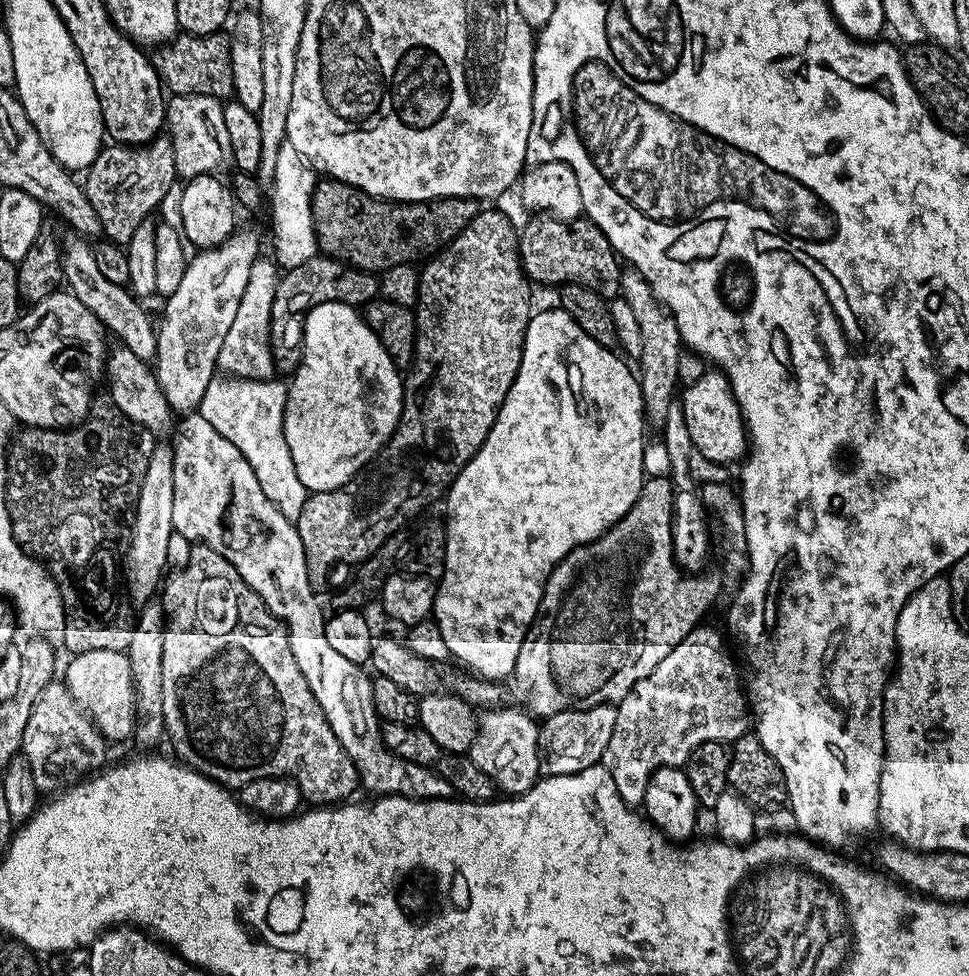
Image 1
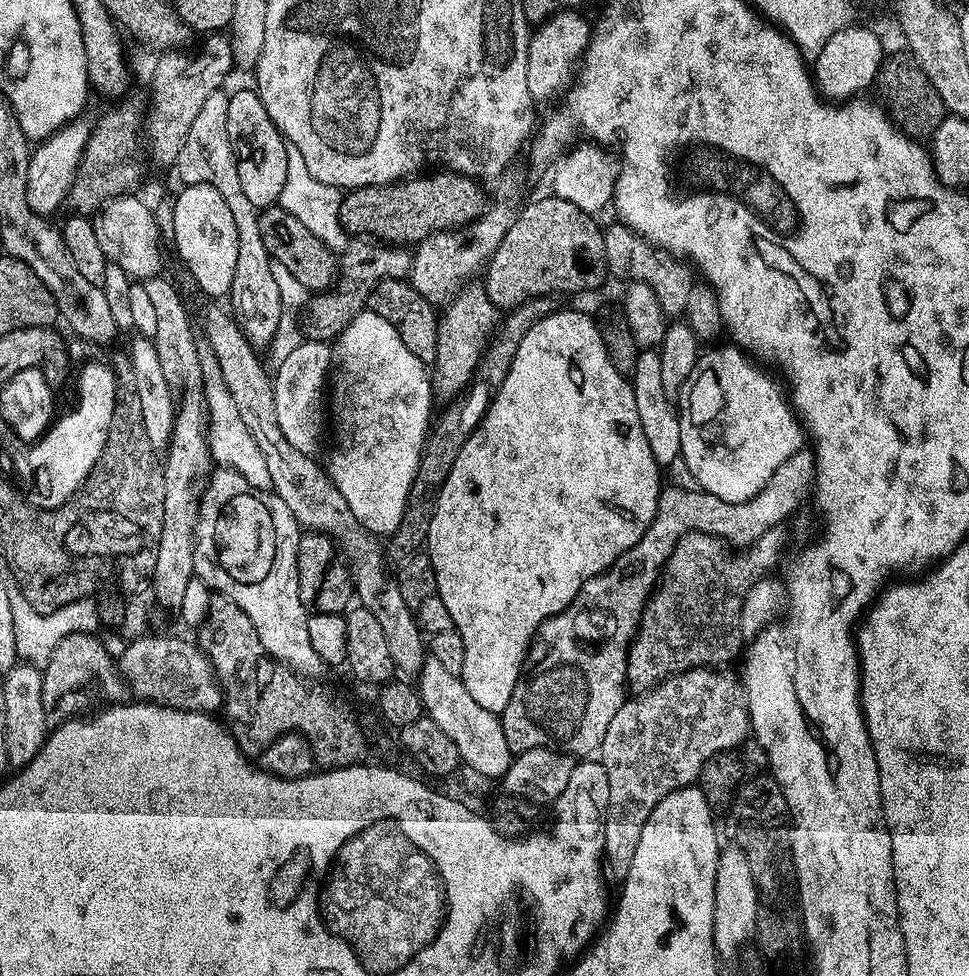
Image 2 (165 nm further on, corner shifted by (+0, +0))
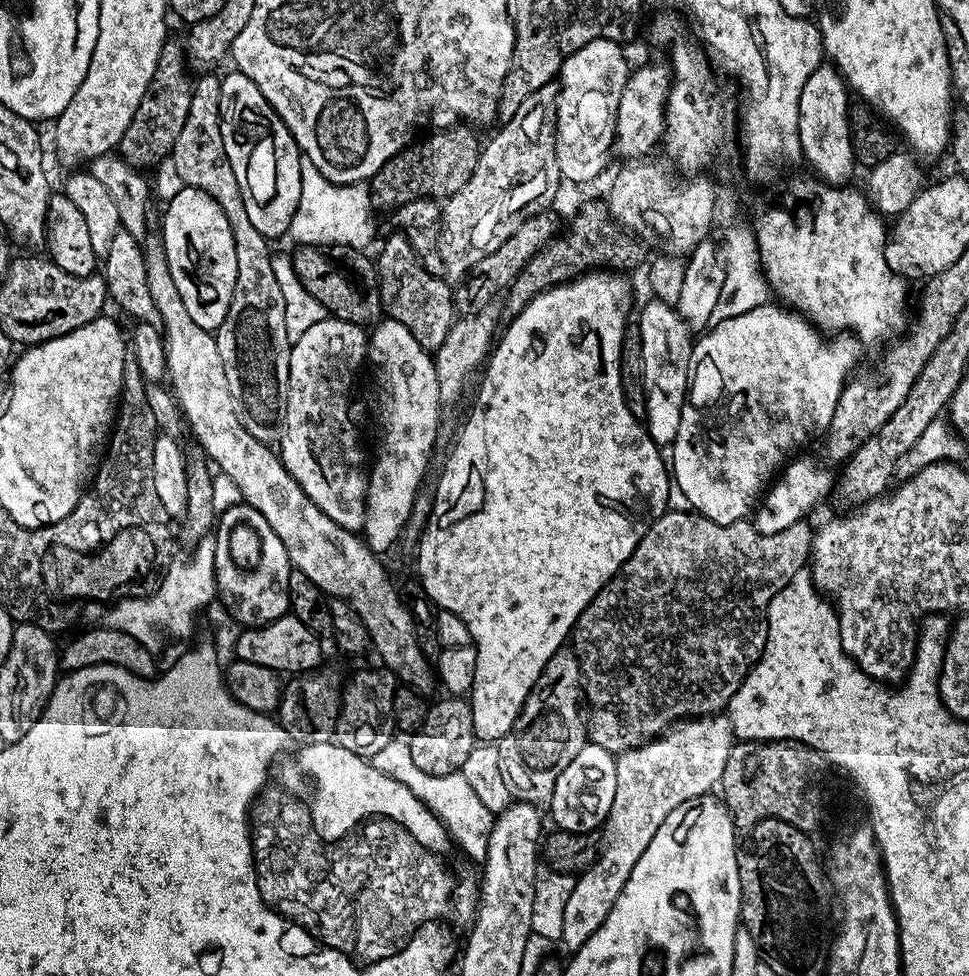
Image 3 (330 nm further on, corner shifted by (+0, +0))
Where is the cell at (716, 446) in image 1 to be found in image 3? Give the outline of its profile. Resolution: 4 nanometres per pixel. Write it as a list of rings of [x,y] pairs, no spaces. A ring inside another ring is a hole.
[[[767,302],[756,309],[748,310],[746,314],[741,314],[736,318],[729,318],[726,322],[719,323],[718,326],[705,331],[693,343],[691,381],[688,386],[687,399],[681,408],[681,422],[679,423],[676,440],[670,445],[670,451],[672,451],[672,460],[670,456],[670,476],[674,481],[675,487],[677,484],[680,487],[681,494],[688,499],[687,507],[689,509],[695,510],[701,516],[710,518],[719,524],[733,524],[745,519],[757,507],[758,501],[765,495],[766,489],[773,483],[777,473],[785,467],[786,461],[793,455],[791,452],[795,448],[802,447],[811,436],[818,435],[819,437],[825,431],[826,425],[834,417],[839,395],[842,394],[844,385],[850,379],[848,371],[855,366],[856,359],[859,358],[860,351],[862,351],[862,345],[851,334],[837,335],[835,338],[829,339],[832,340],[829,344],[823,338],[825,339],[821,329],[809,324],[803,316],[789,310],[787,307],[781,306],[779,303]]]

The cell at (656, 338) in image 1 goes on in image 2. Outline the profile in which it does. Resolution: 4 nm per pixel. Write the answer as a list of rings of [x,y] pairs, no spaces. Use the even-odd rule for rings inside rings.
[[[615,223],[603,229],[609,273],[613,277],[624,276],[625,281],[645,280],[654,290],[654,294],[658,294],[658,303],[663,306],[665,316],[683,317],[686,312],[686,302],[689,301],[689,291],[694,281],[693,269],[683,259],[657,248],[655,244],[649,244],[643,236],[629,228],[627,224]]]

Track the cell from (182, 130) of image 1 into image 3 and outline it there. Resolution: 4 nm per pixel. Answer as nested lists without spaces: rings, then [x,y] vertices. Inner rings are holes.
[[[212,74],[201,75],[204,77],[192,85],[190,114],[186,114],[186,126],[182,126],[178,142],[174,142],[171,157],[182,184],[210,194],[210,198],[222,206],[222,214],[226,214],[226,222],[230,222],[232,227],[238,278],[226,318],[214,333],[216,349],[222,358],[228,389],[236,403],[236,411],[240,413],[242,426],[246,426],[248,433],[258,438],[258,442],[276,446],[284,437],[290,378],[292,340],[286,318],[290,304],[284,301],[286,290],[272,265],[272,256],[268,252],[269,237],[254,230],[254,222],[250,222],[250,214],[246,214],[246,202],[242,202],[242,190],[238,190],[238,178],[234,178],[234,170],[226,158],[226,146],[222,146],[221,77],[208,75]]]

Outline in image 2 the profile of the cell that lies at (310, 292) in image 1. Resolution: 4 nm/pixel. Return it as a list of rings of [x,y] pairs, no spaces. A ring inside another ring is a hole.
[[[353,235],[343,252],[338,256],[338,276],[336,283],[331,288],[315,293],[312,300],[302,312],[302,332],[307,339],[331,341],[339,336],[346,326],[359,312],[365,311],[368,299],[383,280],[407,280],[412,269],[412,252],[407,247],[397,246],[395,243],[373,238],[371,236]]]

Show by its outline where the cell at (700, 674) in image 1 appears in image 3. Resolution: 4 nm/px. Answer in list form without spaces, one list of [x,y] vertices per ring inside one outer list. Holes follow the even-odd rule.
[[[713,714],[681,723],[652,743],[644,745],[643,748],[626,750],[616,756],[614,802],[602,825],[604,840],[602,836],[596,861],[575,877],[570,898],[566,898],[566,906],[562,910],[562,934],[559,943],[565,944],[569,953],[579,950],[586,942],[586,938],[590,938],[590,934],[594,934],[594,930],[598,930],[598,926],[606,922],[606,914],[610,914],[614,902],[618,902],[618,894],[622,894],[622,886],[626,886],[634,866],[638,866],[638,858],[646,854],[646,846],[650,846],[650,838],[658,834],[658,826],[662,826],[662,822],[666,822],[666,818],[670,818],[670,814],[678,810],[682,802],[707,796],[719,785],[722,774],[726,770],[726,762],[732,753],[733,743],[732,723],[728,721],[727,715]]]

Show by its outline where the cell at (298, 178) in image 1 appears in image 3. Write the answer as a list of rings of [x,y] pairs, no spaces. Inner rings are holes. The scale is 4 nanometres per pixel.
[[[301,155],[300,177],[302,178],[302,194],[298,202],[298,210],[294,210],[294,218],[290,222],[287,235],[296,239],[297,245],[341,244],[351,248],[367,249],[372,240],[372,193],[367,183],[335,184],[330,182],[310,162],[310,158]]]

